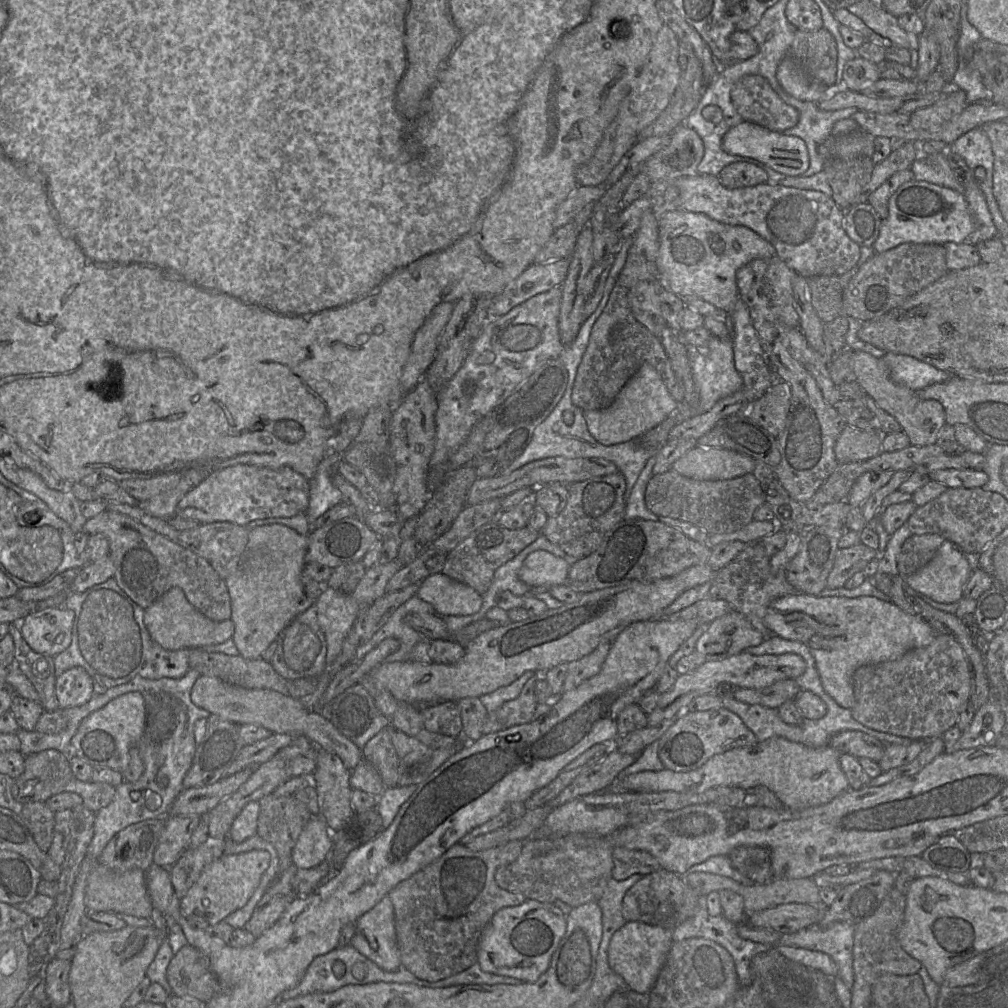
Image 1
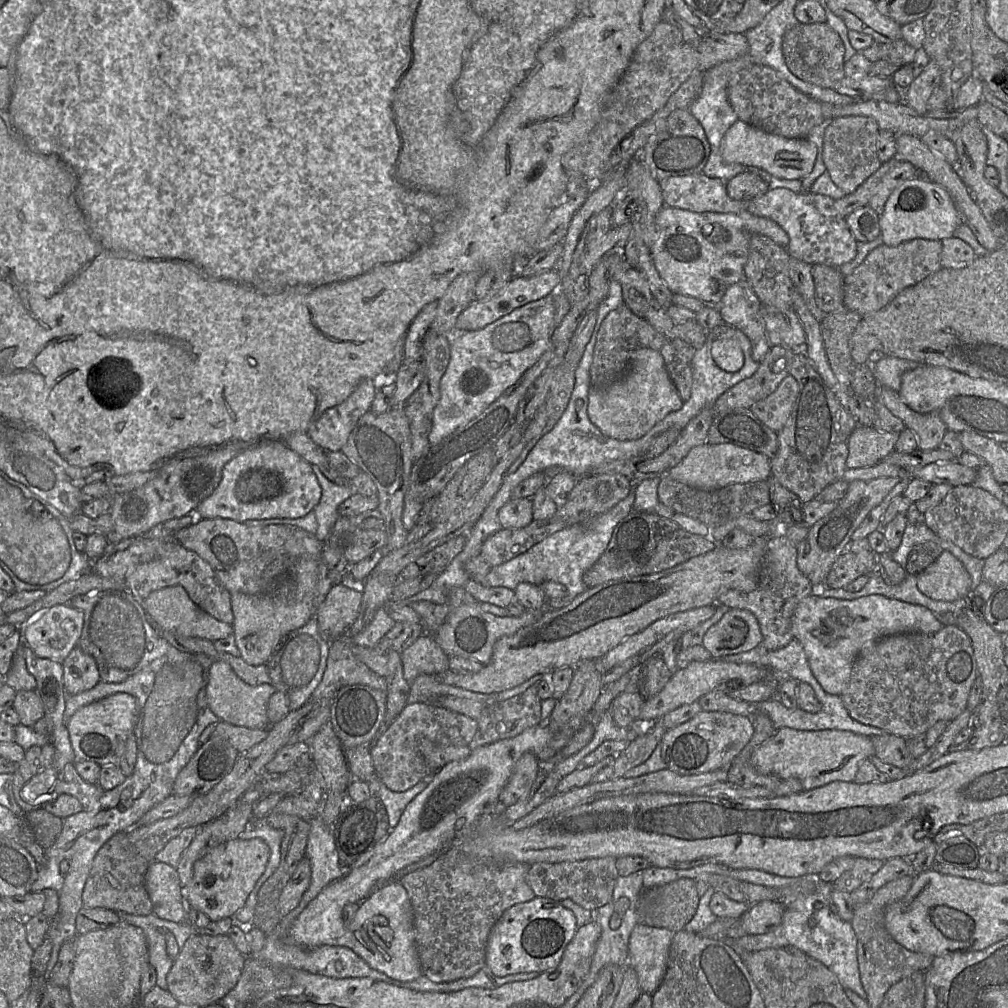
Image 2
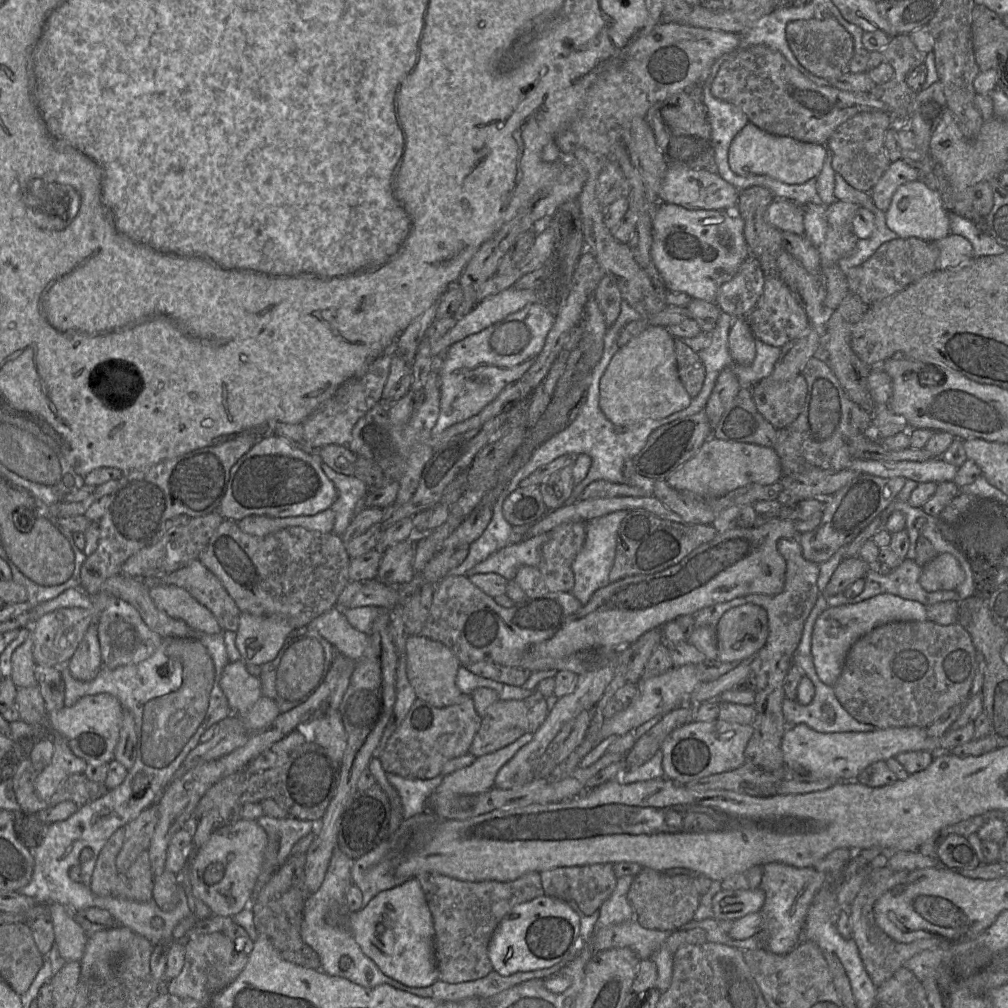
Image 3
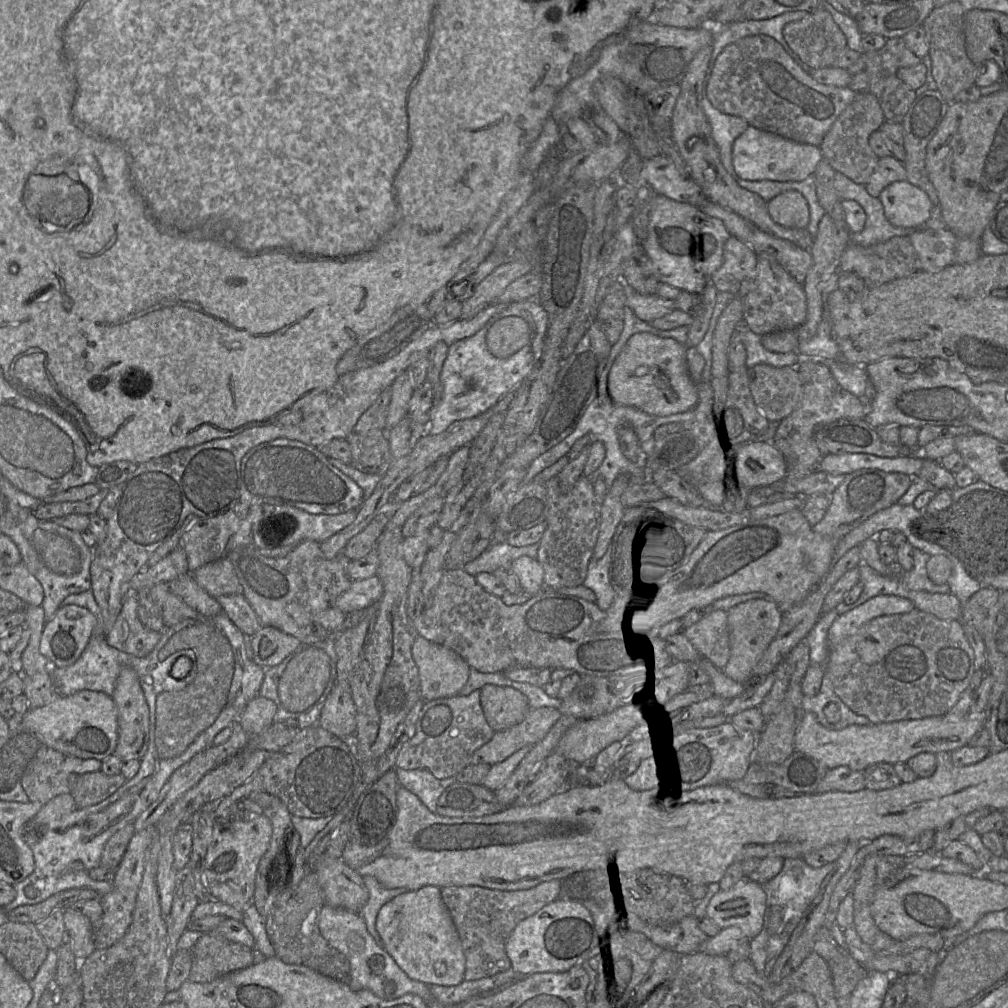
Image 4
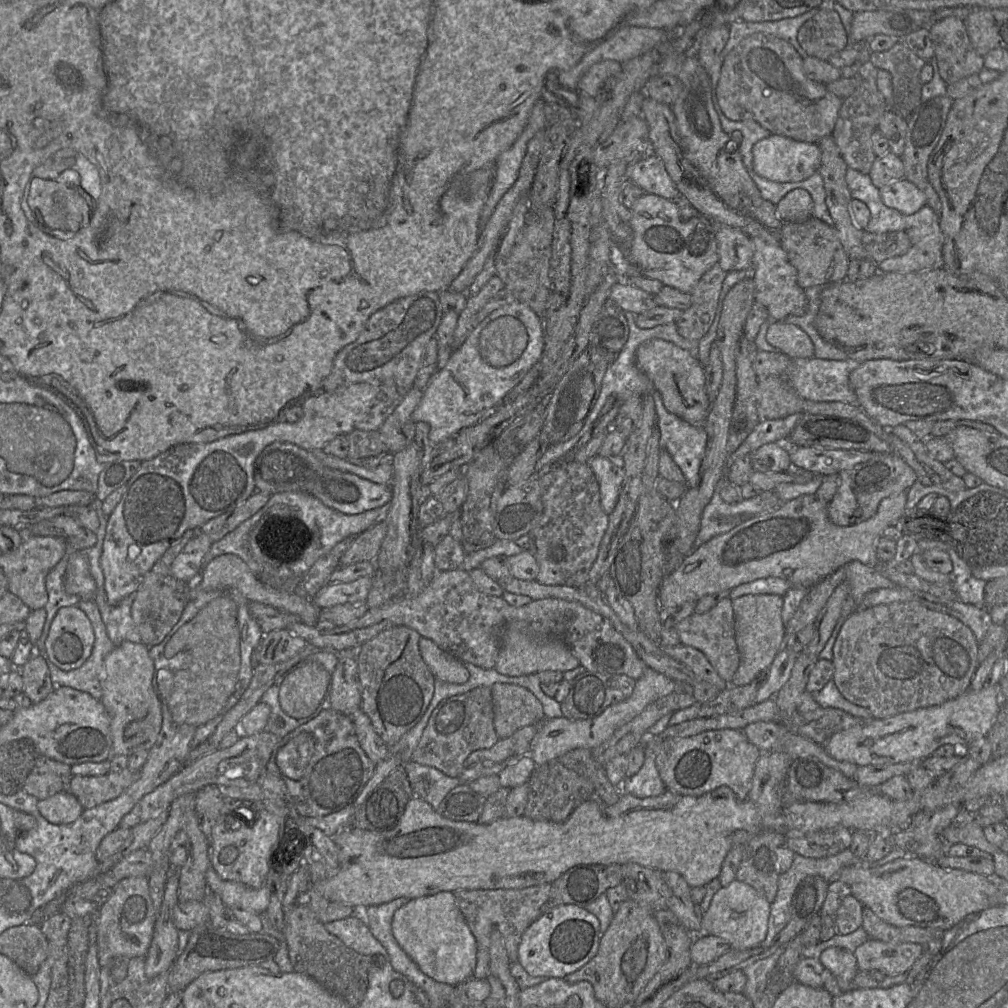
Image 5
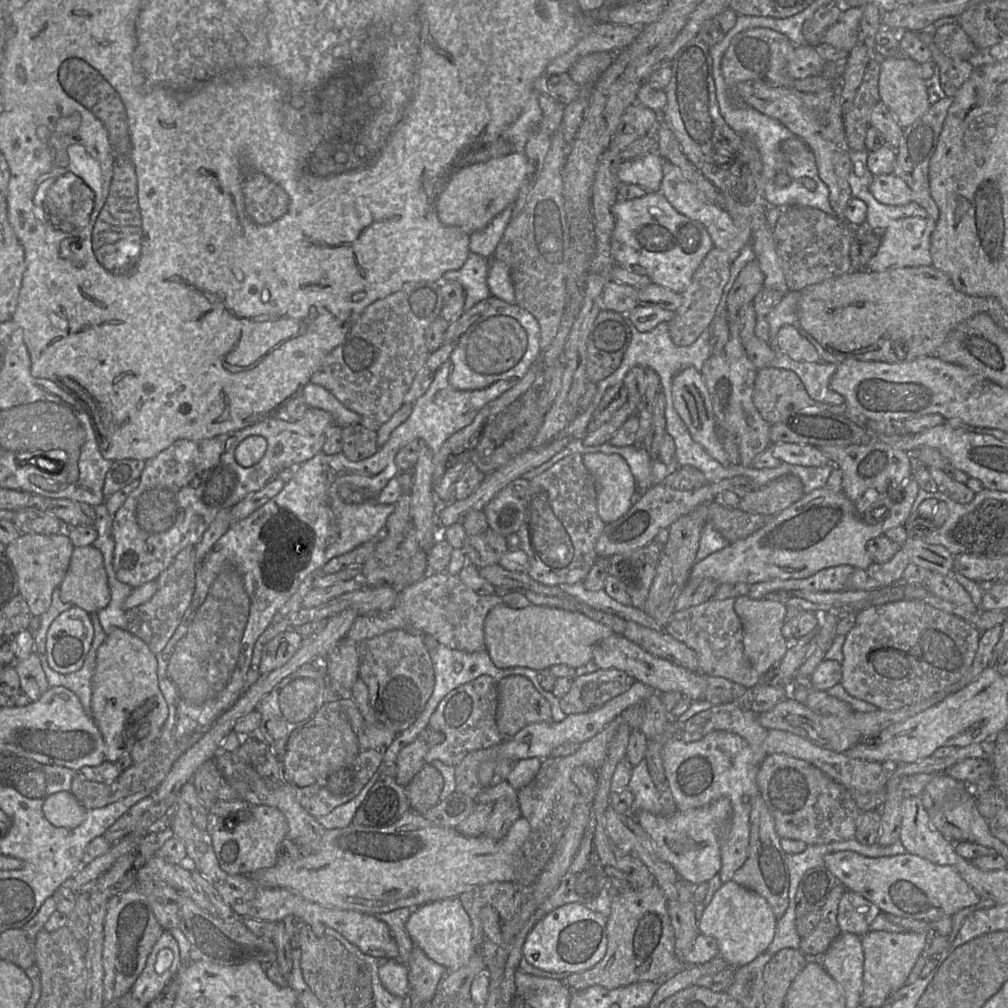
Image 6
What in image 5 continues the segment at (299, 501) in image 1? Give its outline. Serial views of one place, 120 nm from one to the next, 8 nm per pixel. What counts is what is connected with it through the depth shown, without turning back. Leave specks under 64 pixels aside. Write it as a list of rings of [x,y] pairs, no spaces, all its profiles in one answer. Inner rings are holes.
[[[274,442],[262,450],[254,463],[254,482],[256,492],[308,494],[329,508],[351,515],[387,506],[392,498],[391,485],[379,485],[355,474],[327,467],[314,452],[288,442]]]

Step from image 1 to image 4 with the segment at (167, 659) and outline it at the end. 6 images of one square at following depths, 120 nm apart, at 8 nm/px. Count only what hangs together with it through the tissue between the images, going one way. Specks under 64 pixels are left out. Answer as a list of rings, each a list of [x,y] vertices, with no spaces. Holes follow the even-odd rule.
[[[130,591],[123,599],[120,613],[106,635],[107,643],[136,657],[148,655],[156,646],[162,632],[143,626],[137,616],[137,591]]]

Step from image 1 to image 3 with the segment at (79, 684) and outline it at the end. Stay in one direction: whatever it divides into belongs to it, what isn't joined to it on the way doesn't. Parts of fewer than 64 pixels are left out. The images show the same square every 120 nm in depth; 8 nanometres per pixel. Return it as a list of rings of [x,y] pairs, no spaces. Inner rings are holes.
[[[96,622],[90,624],[66,666],[77,680],[90,681],[97,676],[102,667],[102,659]]]

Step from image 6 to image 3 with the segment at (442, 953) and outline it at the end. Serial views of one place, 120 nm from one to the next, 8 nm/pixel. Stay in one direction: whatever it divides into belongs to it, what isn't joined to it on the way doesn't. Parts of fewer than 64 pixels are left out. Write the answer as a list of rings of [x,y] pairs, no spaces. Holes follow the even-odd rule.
[[[416,878],[378,893],[360,910],[349,912],[347,928],[363,953],[387,977],[415,988],[425,988],[439,980],[433,918]]]

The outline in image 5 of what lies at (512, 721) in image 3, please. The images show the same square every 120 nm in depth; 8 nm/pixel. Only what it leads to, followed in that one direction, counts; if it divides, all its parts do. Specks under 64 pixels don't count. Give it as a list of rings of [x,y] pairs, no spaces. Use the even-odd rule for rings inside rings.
[[[548,719],[520,728],[509,737],[499,738],[489,748],[471,752],[464,762],[461,781],[469,784],[482,776],[498,775],[508,765],[528,754],[531,742],[545,720]]]

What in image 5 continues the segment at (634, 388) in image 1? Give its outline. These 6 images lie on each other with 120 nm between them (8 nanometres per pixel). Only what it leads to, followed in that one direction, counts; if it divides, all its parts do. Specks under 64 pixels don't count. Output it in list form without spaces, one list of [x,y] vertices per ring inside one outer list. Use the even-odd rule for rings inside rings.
[[[661,339],[648,340],[636,350],[636,364],[652,381],[665,408],[689,424],[702,426],[711,407],[705,389],[703,366],[687,351]]]

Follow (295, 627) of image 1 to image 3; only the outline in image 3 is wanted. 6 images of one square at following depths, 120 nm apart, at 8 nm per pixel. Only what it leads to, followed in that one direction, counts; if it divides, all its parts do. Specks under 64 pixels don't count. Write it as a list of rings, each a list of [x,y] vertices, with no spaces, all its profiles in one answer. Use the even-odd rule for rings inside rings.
[[[311,627],[290,634],[277,657],[260,666],[264,697],[274,699],[285,713],[303,703],[324,681],[334,659],[334,647]]]

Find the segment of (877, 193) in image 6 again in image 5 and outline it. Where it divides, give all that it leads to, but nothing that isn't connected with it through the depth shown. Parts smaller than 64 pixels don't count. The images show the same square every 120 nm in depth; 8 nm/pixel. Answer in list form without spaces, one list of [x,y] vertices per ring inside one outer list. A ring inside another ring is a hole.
[[[904,178],[879,188],[879,195],[885,206],[904,215],[912,215],[926,205],[925,194]]]

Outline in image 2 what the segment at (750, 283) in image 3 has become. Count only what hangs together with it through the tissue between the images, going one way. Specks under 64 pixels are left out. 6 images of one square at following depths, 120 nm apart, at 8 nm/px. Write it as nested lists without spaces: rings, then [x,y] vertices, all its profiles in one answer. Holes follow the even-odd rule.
[[[746,279],[731,285],[717,305],[723,323],[742,331],[750,340],[752,358],[761,362],[771,345],[762,319],[762,304]]]

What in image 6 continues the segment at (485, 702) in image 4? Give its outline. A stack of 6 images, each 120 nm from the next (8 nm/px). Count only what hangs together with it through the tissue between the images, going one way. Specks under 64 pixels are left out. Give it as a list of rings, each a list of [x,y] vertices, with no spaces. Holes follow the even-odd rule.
[[[521,675],[503,678],[497,683],[496,723],[505,738],[514,736],[529,724],[552,720],[550,703]]]

